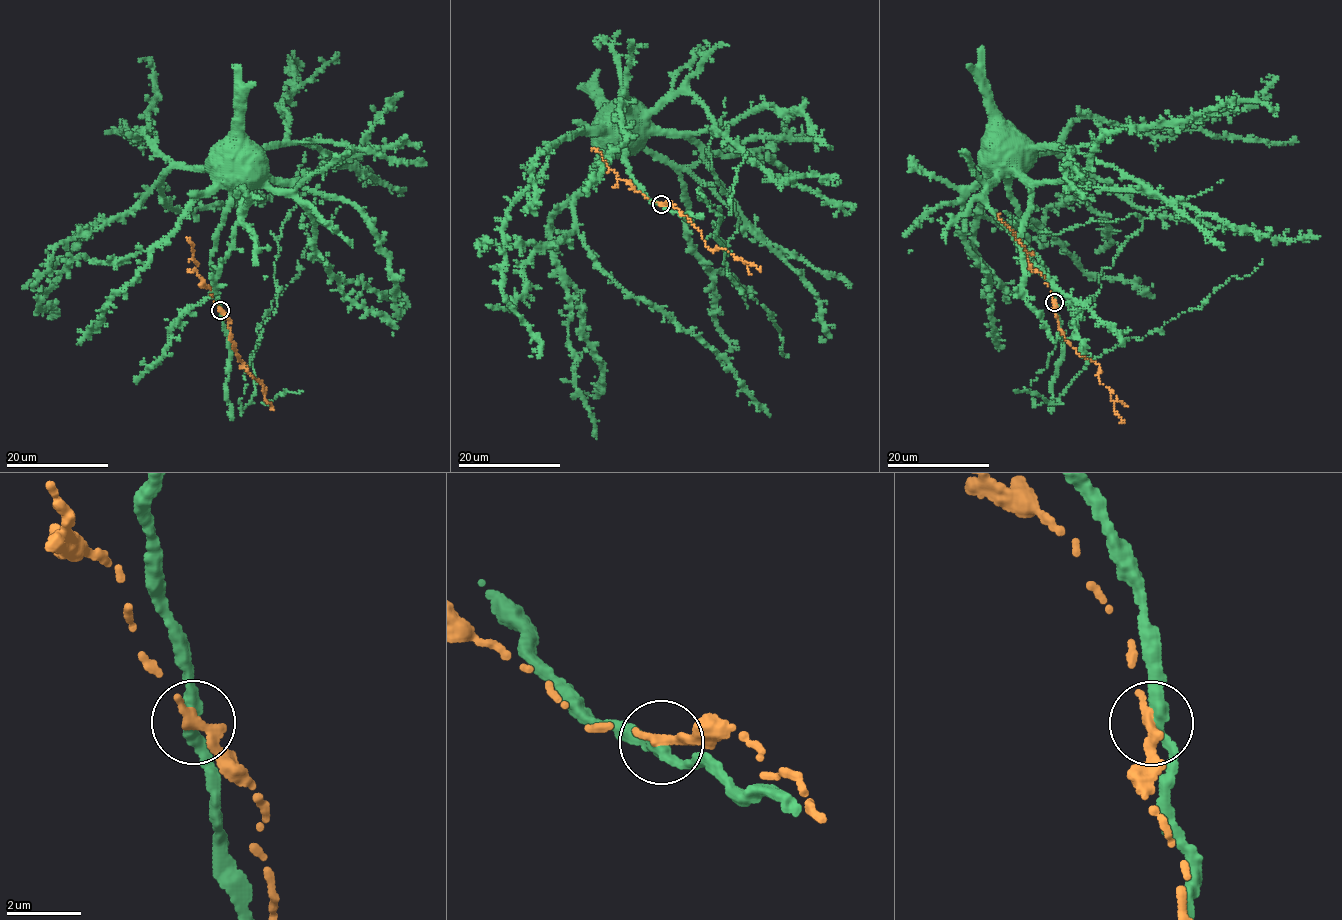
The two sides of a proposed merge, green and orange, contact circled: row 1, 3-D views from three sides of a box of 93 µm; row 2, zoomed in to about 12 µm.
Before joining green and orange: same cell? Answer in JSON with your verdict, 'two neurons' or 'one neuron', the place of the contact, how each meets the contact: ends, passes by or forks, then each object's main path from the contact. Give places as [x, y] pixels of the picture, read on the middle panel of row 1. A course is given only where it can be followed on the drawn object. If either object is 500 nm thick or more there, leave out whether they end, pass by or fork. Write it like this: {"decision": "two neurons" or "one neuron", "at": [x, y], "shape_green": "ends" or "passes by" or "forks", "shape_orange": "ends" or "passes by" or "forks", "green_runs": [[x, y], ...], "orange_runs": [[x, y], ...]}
{"decision": "two neurons", "at": [661, 204], "shape_green": "passes by", "shape_orange": "ends", "green_runs": [[661, 205], [644, 195], [627, 172], [621, 124], [608, 112], [609, 115]], "orange_runs": [[661, 205], [671, 202], [680, 210], [701, 233], [708, 247], [726, 250], [760, 267]]}

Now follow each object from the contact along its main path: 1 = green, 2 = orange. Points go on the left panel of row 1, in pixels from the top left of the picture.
1: (220, 310), (211, 251), (228, 197), (234, 191), (234, 152)
2: (220, 310), (229, 319), (240, 360), (263, 388), (265, 400), (273, 409)

